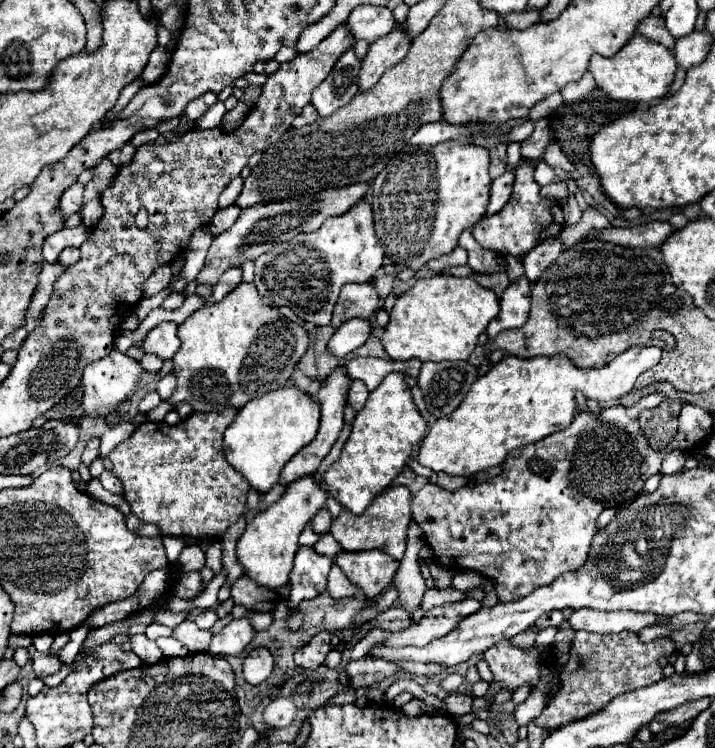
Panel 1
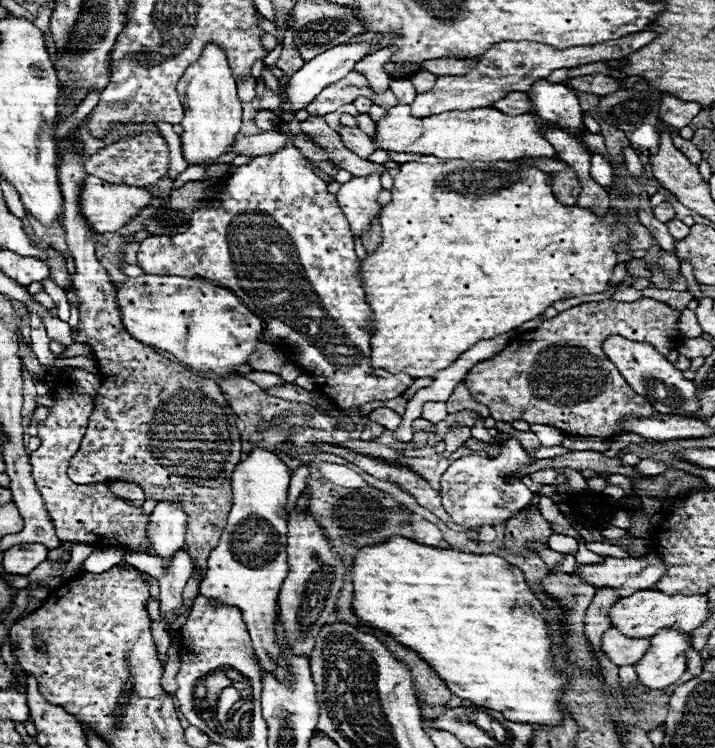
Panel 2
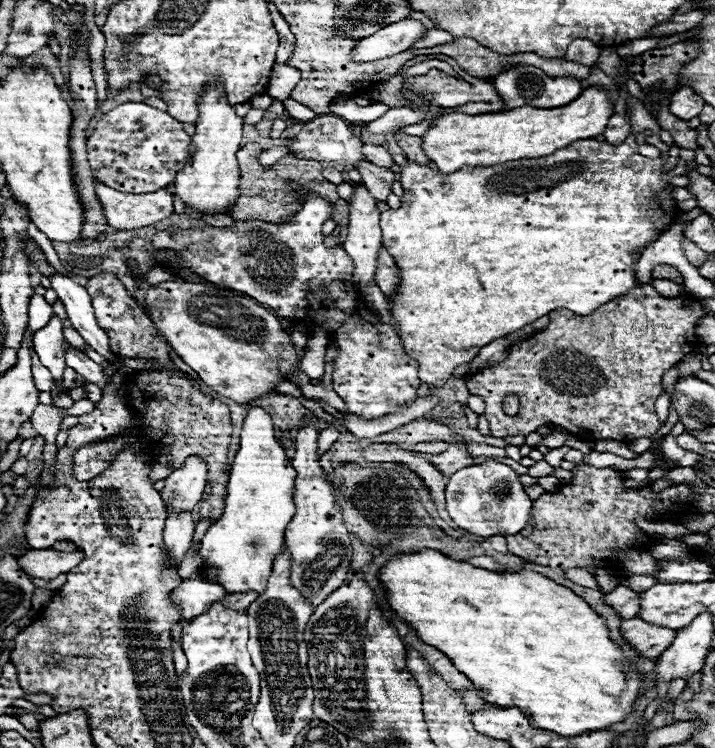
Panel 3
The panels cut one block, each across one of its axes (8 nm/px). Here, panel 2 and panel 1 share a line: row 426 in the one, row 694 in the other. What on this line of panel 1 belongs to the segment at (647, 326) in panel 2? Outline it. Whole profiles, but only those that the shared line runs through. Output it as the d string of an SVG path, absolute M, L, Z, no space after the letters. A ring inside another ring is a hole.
M628 630L620 634L576 632L574 644L570 648L570 660L560 670L560 688L534 722L546 730L560 728L602 710L618 694L638 690L654 684L656 680L662 680L658 658L670 656L672 652L674 642L670 638L656 638L644 644L640 642L638 634Z

